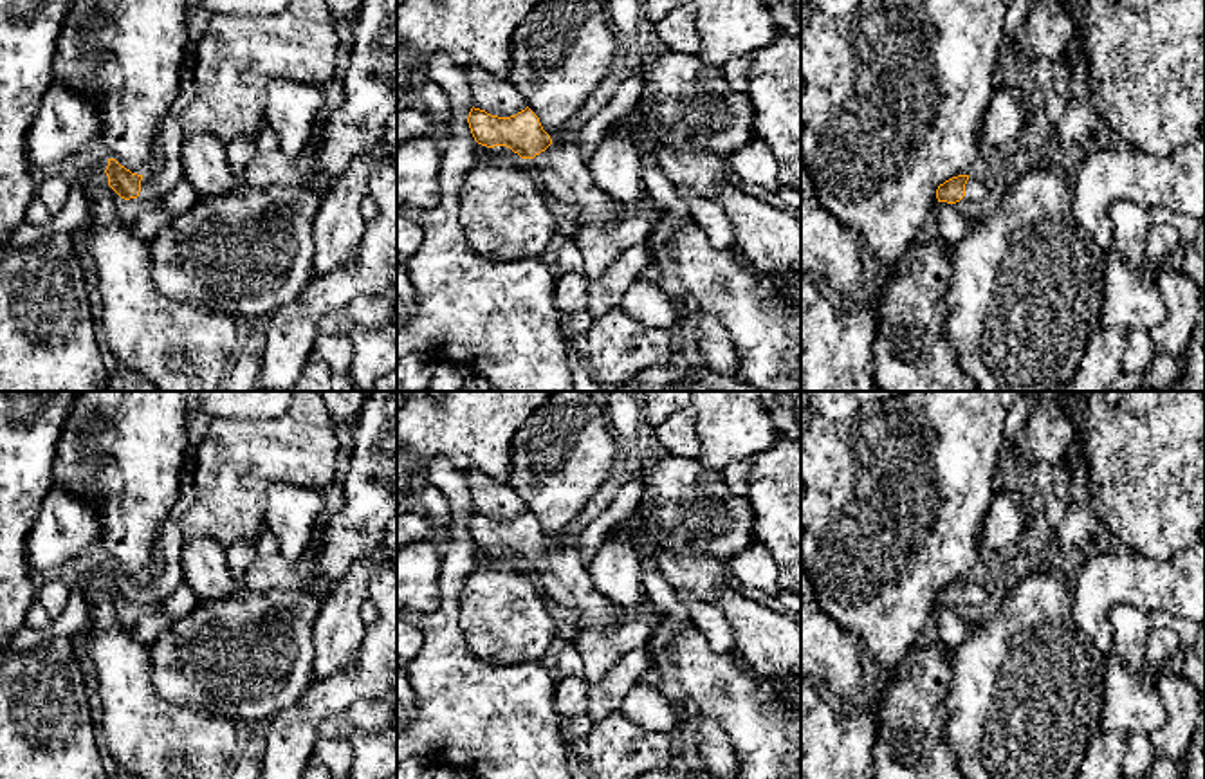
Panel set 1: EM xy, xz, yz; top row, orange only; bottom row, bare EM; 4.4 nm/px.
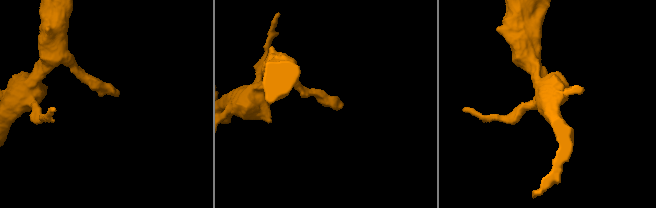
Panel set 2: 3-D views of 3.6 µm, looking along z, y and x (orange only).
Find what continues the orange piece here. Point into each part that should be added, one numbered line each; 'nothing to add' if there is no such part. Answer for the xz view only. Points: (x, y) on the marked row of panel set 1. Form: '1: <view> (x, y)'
1: xz (567, 177)

